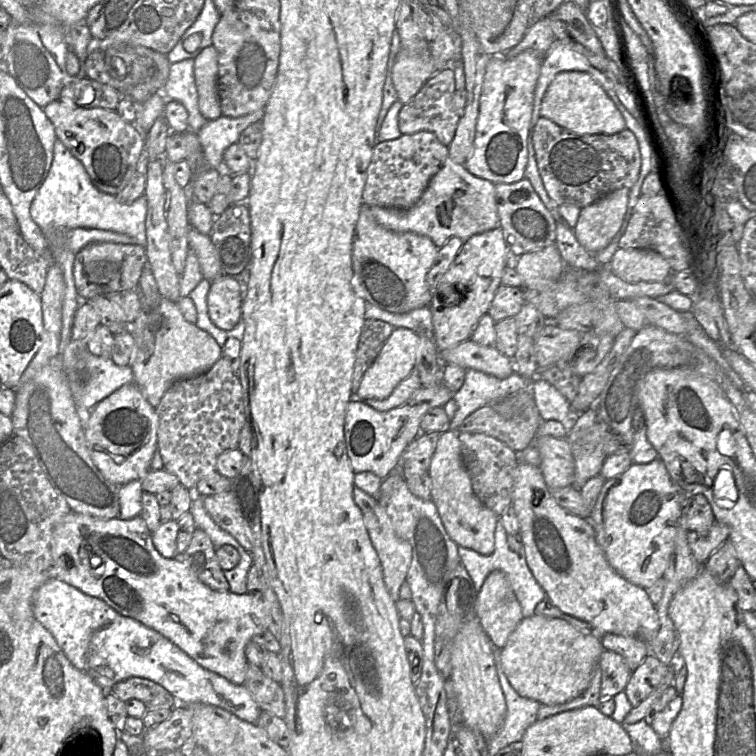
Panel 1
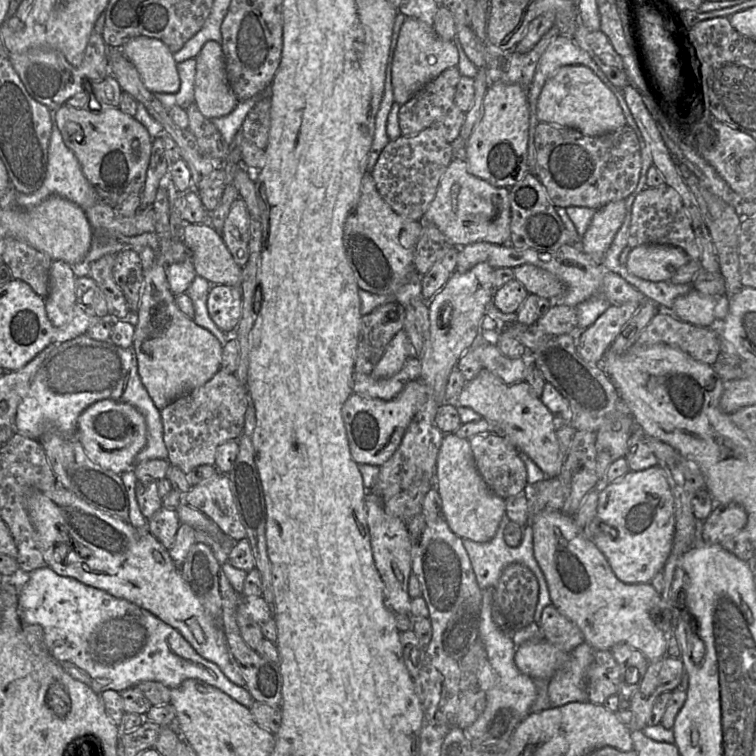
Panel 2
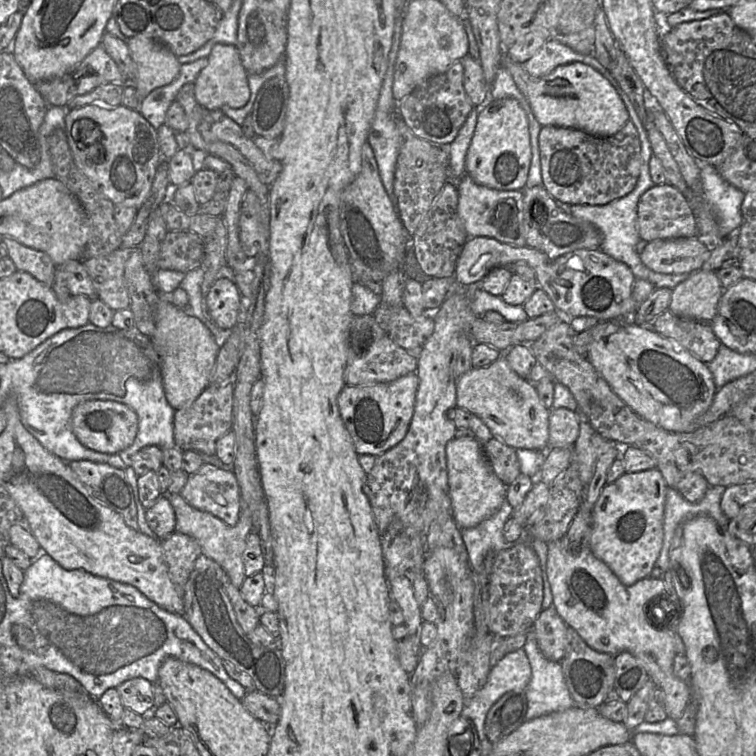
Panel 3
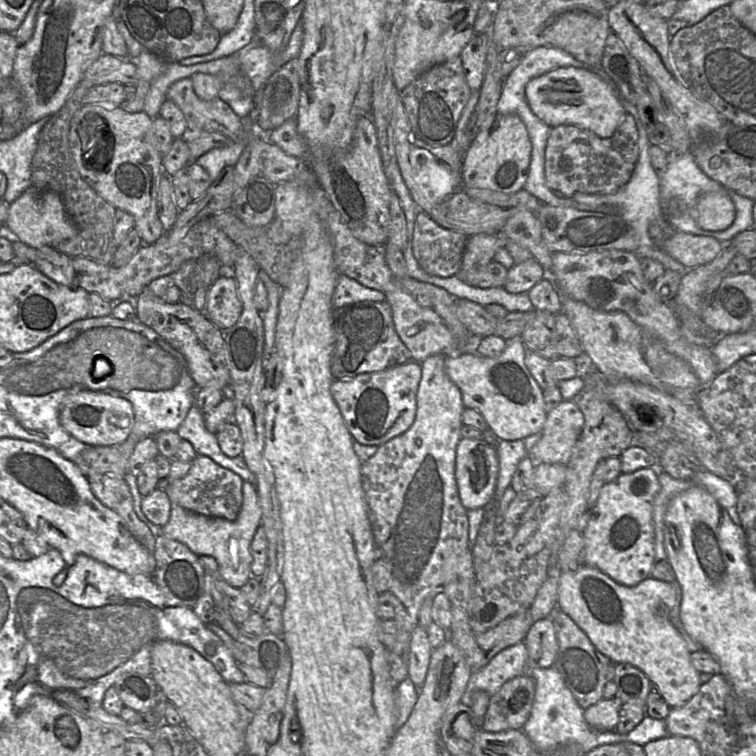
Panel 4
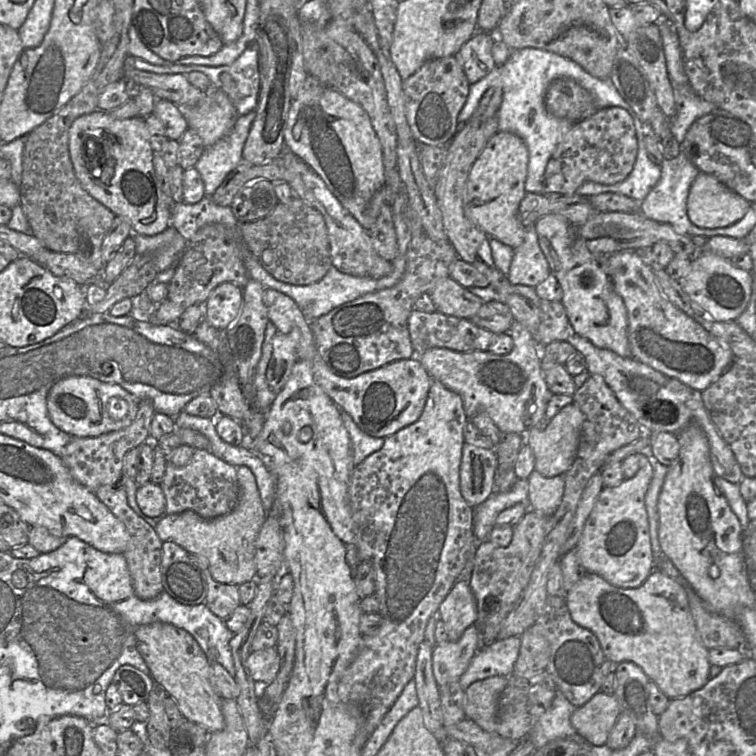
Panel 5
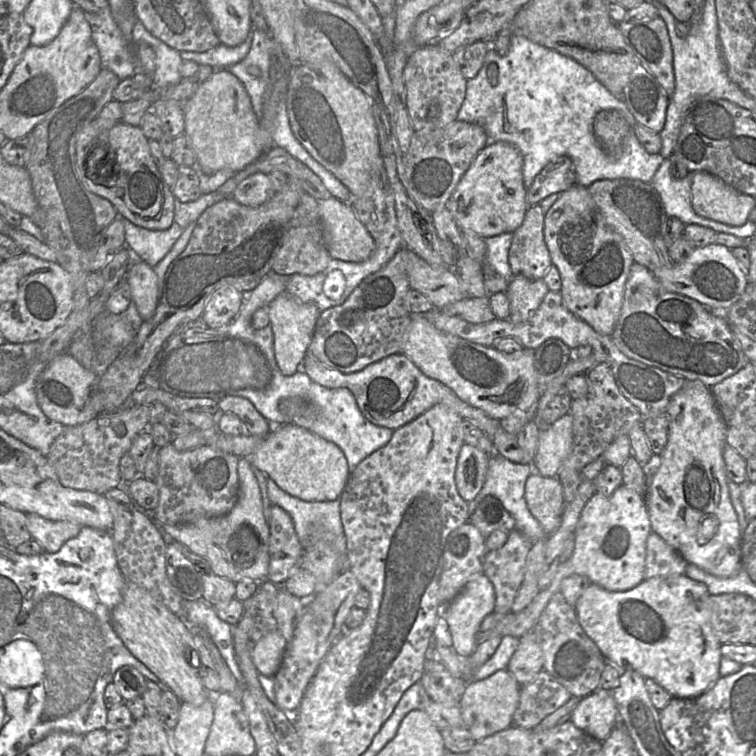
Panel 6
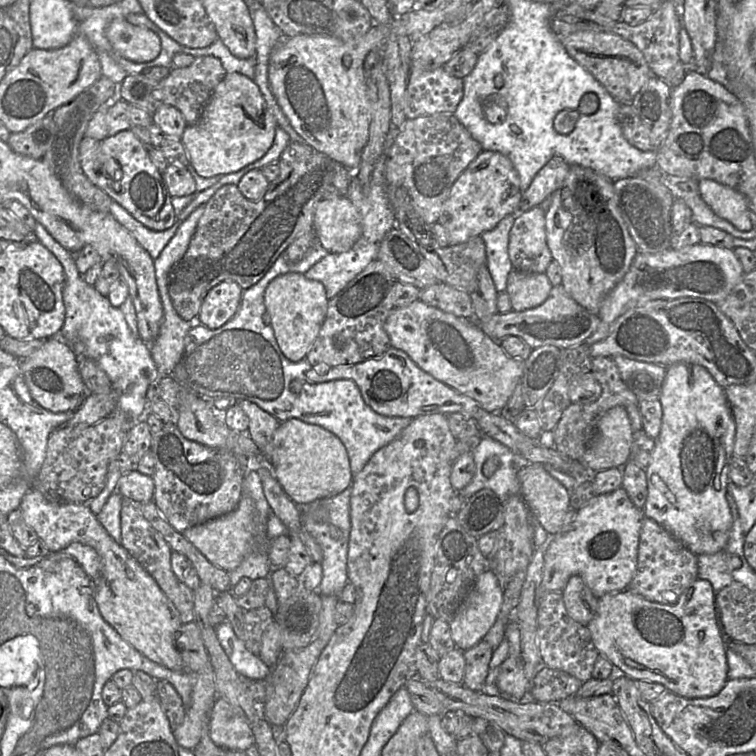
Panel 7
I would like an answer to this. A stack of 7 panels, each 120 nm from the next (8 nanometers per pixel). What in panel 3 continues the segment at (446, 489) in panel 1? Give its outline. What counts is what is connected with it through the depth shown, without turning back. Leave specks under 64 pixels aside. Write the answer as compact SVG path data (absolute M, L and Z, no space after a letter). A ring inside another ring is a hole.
M453 438L446 444L445 453L451 515L461 529L475 527L499 510L506 500L507 486L492 470L476 438Z

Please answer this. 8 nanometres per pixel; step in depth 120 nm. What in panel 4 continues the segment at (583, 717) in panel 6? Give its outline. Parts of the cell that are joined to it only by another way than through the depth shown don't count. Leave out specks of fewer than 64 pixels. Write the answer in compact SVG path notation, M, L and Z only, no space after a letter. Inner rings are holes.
M617 696L602 698L596 704L584 710L584 719L588 726L598 732L614 731L624 702Z

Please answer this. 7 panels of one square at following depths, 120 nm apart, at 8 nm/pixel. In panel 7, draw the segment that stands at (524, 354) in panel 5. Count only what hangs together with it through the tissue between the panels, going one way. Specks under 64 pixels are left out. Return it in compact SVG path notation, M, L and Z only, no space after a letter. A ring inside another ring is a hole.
M513 269L508 275L506 286L512 311L521 312L541 305L552 287L545 272L525 273ZM420 299L405 307L396 307L385 321L391 346L404 351L423 371L459 393L469 396L489 413L499 413L521 382L525 361L508 356L500 343L487 336L472 321L429 306Z

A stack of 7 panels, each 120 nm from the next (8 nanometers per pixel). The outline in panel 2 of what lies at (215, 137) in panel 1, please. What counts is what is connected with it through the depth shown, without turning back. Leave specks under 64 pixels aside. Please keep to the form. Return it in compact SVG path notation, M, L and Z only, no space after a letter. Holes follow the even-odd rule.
M266 89L256 95L254 99L251 97L247 100L239 101L234 110L226 116L210 119L228 146L234 141L238 131L242 128L248 113L265 96L271 97L271 89Z

